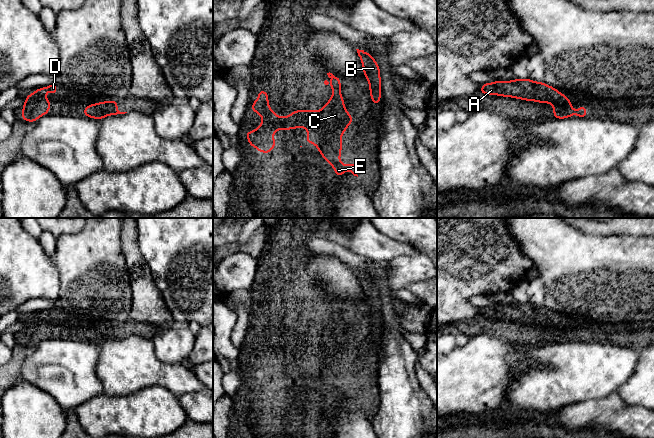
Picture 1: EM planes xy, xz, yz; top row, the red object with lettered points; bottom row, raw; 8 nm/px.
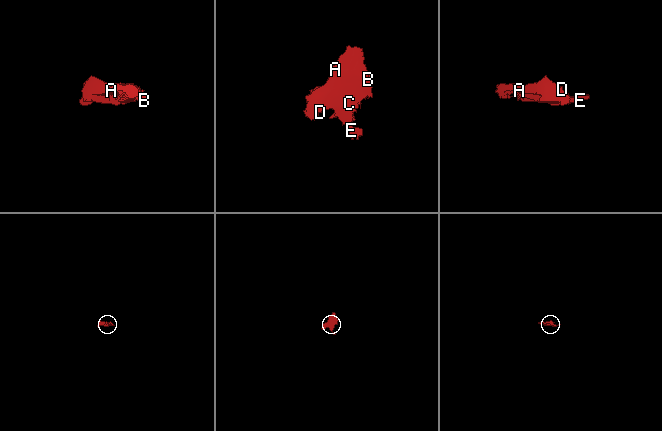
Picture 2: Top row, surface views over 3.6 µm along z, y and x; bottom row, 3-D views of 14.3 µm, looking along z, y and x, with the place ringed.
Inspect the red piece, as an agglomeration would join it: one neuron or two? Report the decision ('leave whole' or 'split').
leave whole

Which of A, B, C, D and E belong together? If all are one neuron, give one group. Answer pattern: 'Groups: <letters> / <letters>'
Groups: A B C D E

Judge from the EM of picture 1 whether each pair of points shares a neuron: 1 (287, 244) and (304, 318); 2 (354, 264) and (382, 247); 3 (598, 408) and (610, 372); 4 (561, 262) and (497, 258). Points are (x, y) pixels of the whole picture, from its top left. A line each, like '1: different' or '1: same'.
1: same
2: different
3: different
4: different

